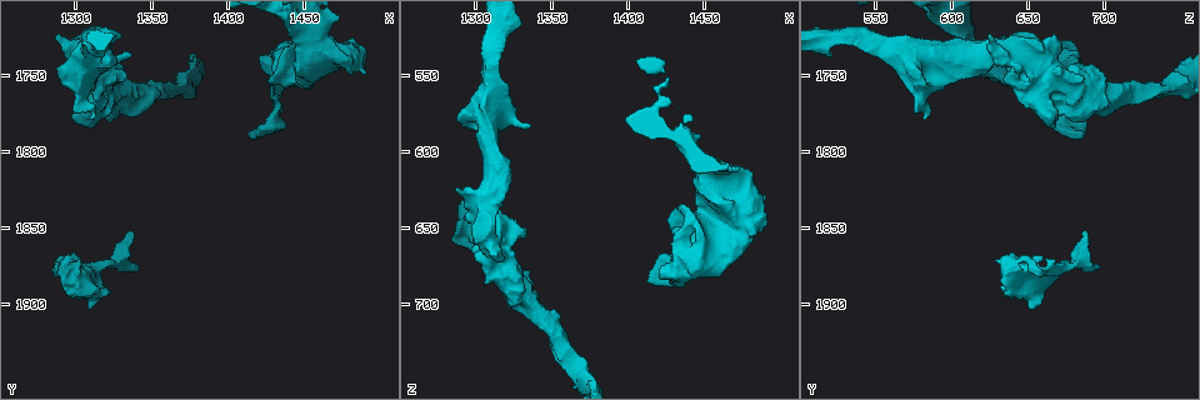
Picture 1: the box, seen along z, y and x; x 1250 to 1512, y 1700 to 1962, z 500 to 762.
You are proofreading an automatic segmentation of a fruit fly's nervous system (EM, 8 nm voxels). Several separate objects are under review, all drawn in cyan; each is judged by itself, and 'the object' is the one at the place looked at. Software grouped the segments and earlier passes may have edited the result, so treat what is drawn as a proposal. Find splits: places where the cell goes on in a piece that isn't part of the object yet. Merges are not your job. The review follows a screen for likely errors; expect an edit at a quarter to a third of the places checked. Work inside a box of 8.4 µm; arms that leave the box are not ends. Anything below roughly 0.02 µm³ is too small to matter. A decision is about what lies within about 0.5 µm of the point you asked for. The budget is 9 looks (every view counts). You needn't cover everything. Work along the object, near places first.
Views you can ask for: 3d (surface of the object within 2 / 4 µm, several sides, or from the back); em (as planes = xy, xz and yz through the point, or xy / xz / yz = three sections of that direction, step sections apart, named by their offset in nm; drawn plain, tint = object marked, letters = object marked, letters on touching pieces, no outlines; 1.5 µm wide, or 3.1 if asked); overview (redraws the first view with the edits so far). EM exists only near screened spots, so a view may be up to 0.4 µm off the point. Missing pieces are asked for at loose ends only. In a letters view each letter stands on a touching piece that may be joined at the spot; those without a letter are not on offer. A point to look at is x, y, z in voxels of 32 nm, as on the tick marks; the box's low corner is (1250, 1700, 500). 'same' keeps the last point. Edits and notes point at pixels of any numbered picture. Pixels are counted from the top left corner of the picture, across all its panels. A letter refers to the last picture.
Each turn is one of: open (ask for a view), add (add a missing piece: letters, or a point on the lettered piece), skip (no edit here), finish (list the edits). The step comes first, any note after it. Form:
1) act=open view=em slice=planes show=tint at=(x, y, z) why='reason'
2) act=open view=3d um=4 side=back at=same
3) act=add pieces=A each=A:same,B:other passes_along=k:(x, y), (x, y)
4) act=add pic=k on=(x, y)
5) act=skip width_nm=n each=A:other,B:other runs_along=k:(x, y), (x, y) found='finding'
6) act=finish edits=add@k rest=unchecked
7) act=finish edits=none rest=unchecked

act=open view=3d um=4 at=(1296, 1892, 636) why='free end'

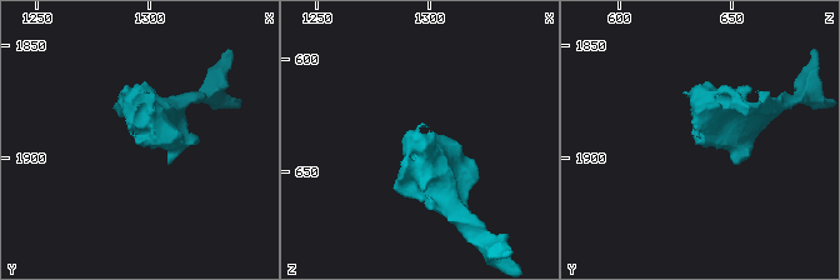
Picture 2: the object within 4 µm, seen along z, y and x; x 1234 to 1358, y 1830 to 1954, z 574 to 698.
act=open view=em slice=planes show=letters at=(1295, 1893, 633) why='need the tissue'

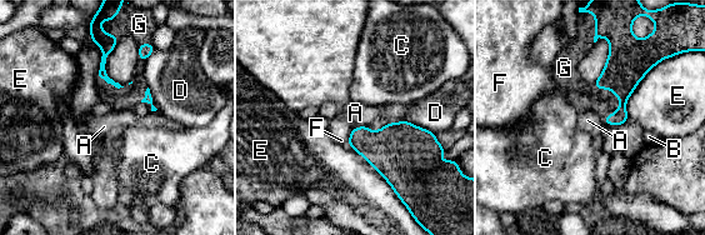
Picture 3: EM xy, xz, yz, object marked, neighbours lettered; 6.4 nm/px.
act=add pieces=G longest_contact=E:440nm each=A:other,B:other,C:other,D:other,E:other,F:other,G:same found='the cell continues'

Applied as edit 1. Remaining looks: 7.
act=open view=overview

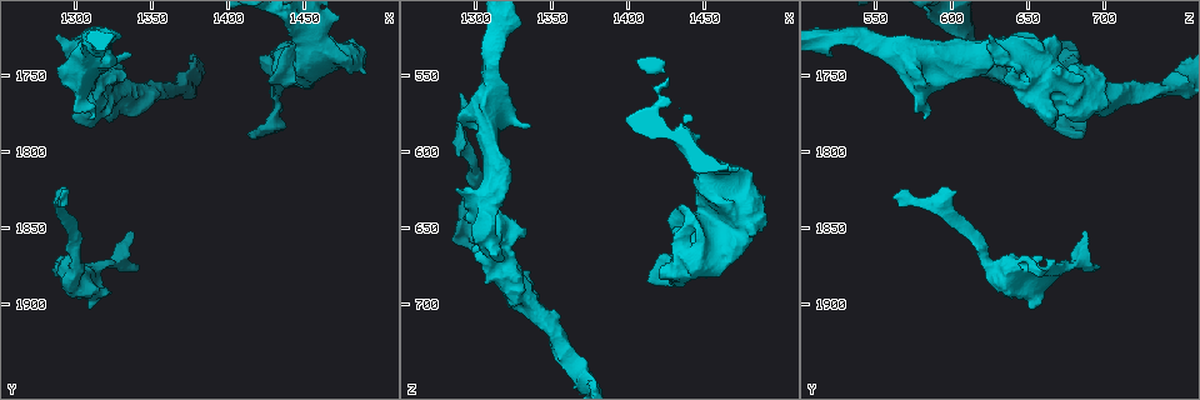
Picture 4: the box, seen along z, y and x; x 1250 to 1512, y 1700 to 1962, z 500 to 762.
act=open view=3d um=4 at=(1334, 1736, 582) why='free end'

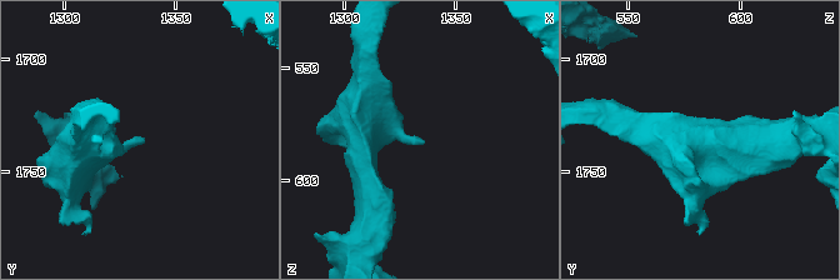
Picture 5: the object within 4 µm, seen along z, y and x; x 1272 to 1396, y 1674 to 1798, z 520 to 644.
act=open view=em slice=yz step=4 show=tint at=(1334, 1735, 582) why='shape alone is not enough'

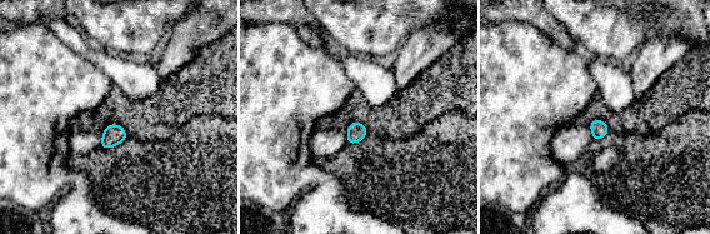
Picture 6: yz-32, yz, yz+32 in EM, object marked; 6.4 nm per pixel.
act=open view=em slice=planes show=letters at=same why='cut it another way'

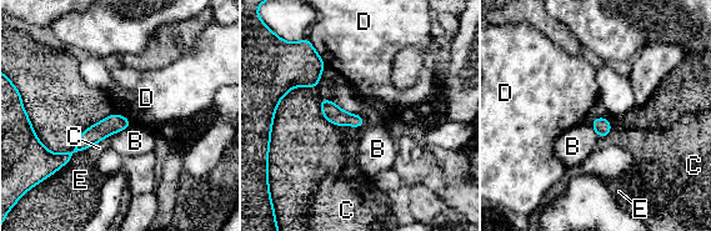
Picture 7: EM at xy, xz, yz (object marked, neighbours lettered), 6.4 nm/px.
act=skip longest_contact=E:260nm each=B:other,C:other,D:other,E:other found='none of them fits'

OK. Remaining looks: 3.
act=open view=3d um=2 at=(1412, 1788, 686) why='free end'

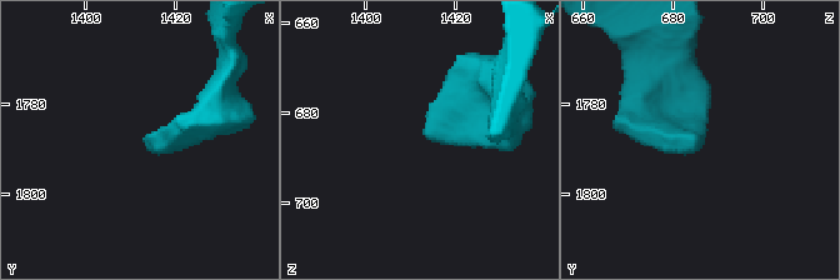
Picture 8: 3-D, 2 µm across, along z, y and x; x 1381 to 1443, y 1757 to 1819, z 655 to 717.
act=open view=em slice=xy step=8 show=letters at=(1413, 1788, 686)

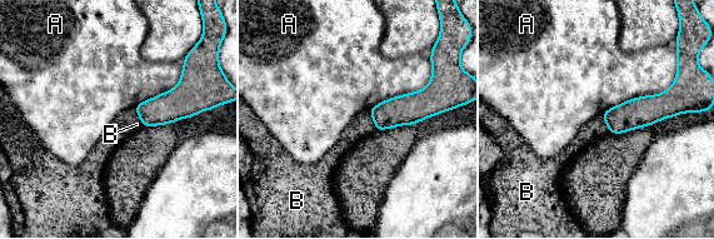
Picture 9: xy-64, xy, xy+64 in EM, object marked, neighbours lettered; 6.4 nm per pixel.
act=skip each=A:other,B:other border=9:(670, 86), (630, 98), (600, 115) found='no lettered piece goes on from it'

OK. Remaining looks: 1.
act=finish edits=add@3 rest=unchecked

